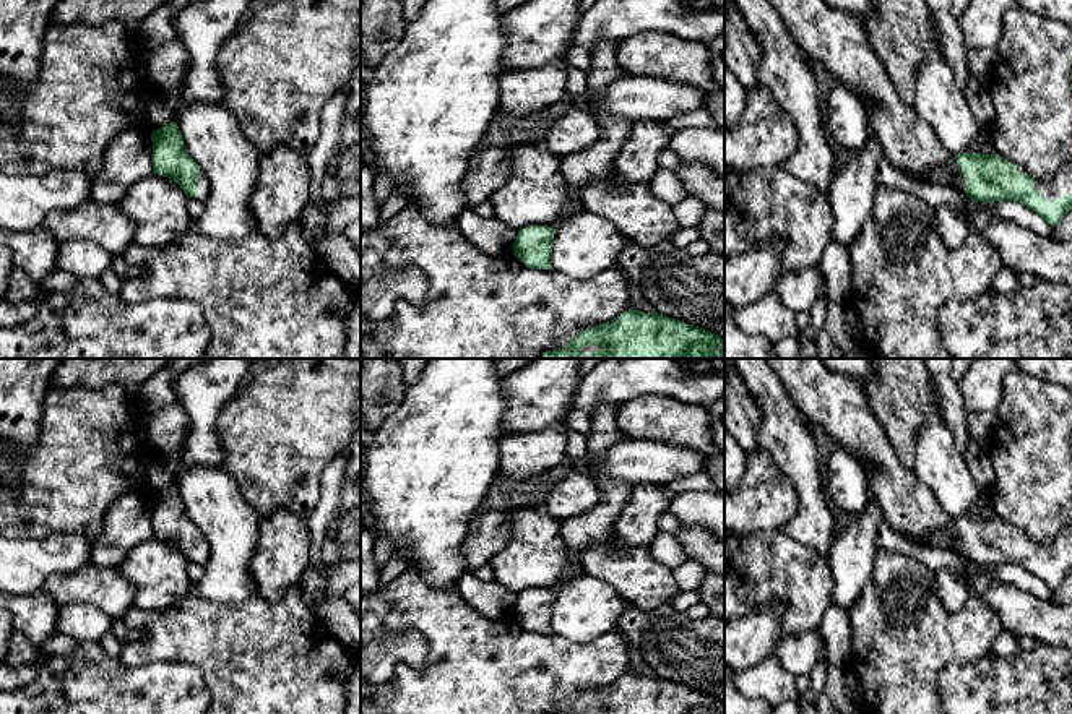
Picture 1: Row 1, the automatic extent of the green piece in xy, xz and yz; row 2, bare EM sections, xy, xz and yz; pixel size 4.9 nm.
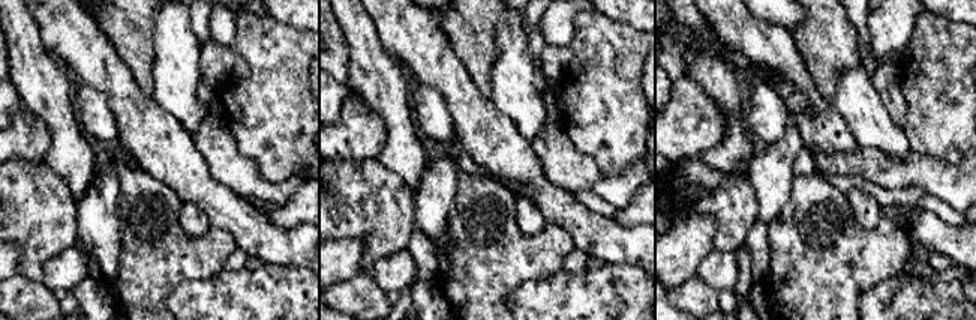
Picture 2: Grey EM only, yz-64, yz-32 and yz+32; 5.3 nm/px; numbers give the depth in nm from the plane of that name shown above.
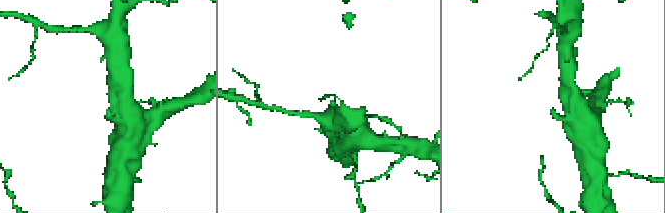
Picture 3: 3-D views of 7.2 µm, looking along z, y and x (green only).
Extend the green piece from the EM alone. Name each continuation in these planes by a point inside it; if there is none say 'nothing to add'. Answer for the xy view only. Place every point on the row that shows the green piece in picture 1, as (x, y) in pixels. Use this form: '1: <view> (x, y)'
1: xy (203, 182)

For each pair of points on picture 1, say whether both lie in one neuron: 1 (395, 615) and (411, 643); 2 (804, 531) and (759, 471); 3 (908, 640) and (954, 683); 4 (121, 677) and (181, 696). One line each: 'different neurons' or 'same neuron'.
1: different neurons
2: different neurons
3: different neurons
4: same neuron

